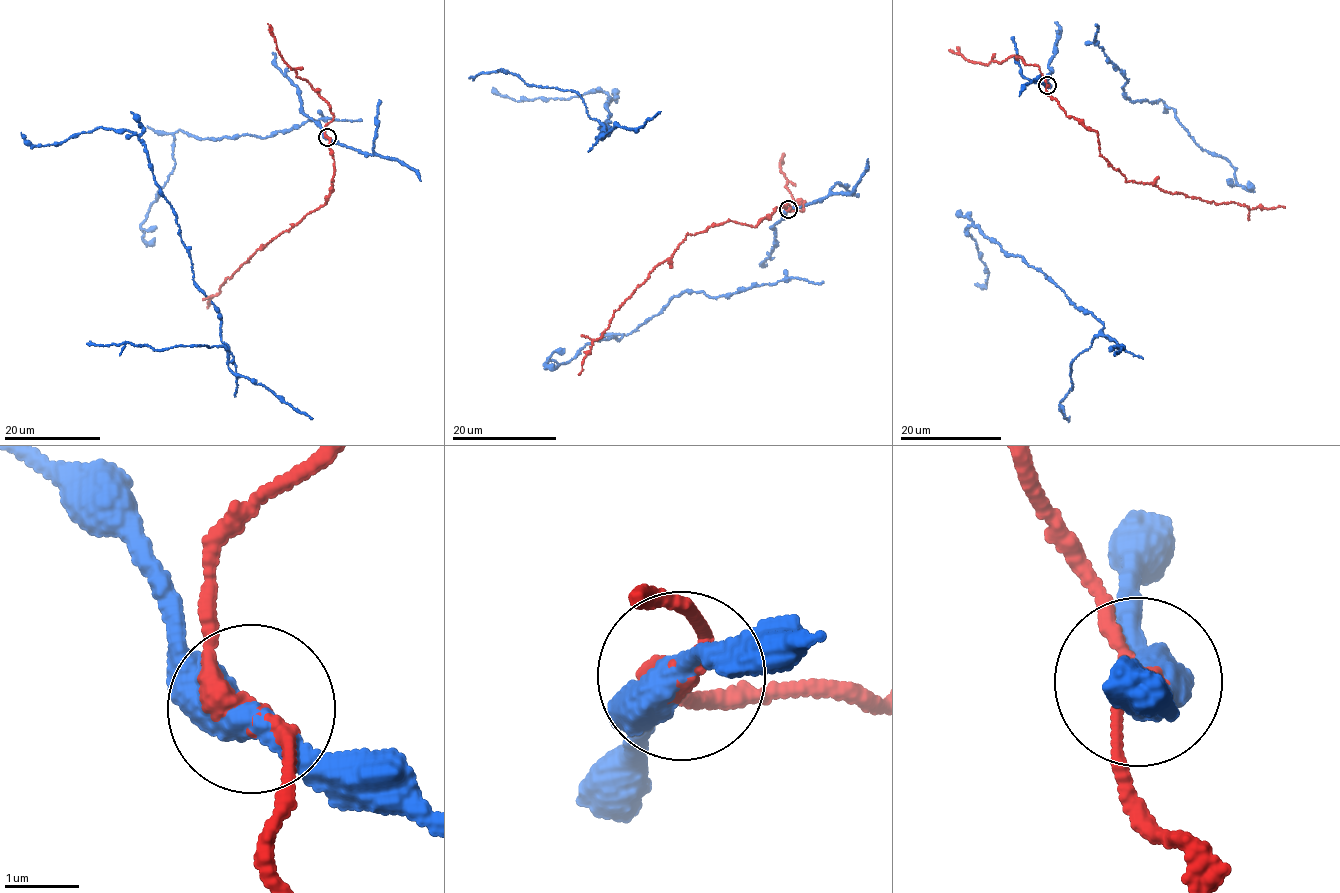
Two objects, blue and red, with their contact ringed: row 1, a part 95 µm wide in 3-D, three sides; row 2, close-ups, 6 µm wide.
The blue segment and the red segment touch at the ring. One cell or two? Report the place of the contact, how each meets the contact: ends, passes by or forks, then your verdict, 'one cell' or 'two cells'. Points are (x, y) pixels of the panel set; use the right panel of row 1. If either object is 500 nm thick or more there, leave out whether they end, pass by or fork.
at (1047, 85); blue passes by; red passes by; two cells

